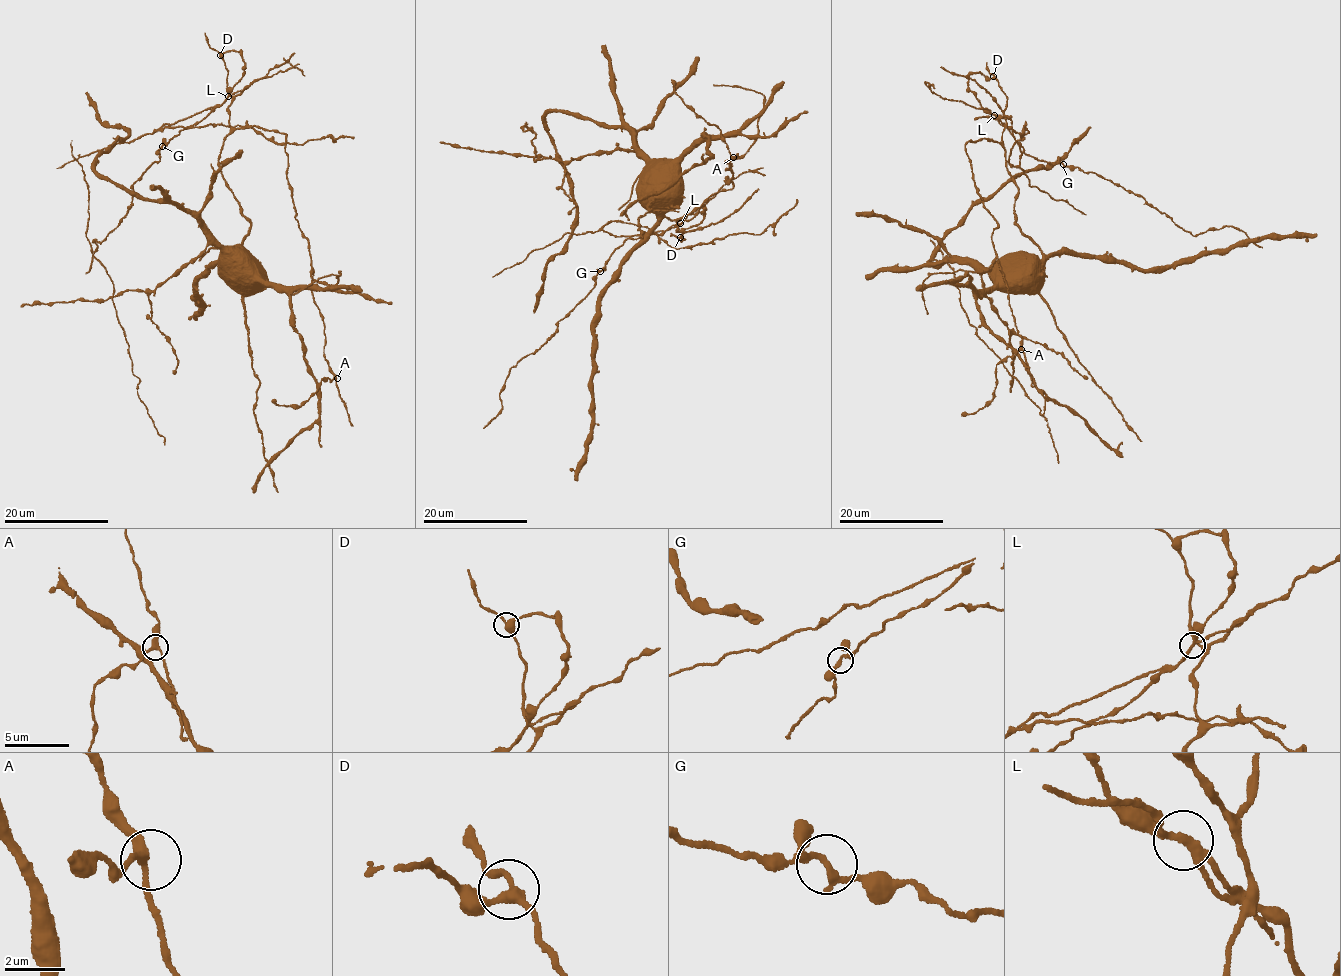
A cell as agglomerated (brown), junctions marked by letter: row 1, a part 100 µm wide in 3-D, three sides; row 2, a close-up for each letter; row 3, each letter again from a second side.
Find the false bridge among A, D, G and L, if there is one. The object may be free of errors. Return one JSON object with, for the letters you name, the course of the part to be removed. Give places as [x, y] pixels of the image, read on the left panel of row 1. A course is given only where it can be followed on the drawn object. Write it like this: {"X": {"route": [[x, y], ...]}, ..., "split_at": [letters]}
{"L": {"route": [[228, 97], [222, 104], [157, 130], [216, 124], [249, 125], [278, 143], [304, 145], [309, 140], [354, 137]]}, "split_at": ["L"]}

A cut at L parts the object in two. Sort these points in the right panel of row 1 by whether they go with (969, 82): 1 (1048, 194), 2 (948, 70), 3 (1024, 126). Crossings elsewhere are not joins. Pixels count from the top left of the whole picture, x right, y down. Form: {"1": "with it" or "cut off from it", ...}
{"1": "cut off from it", "2": "with it", "3": "cut off from it"}

